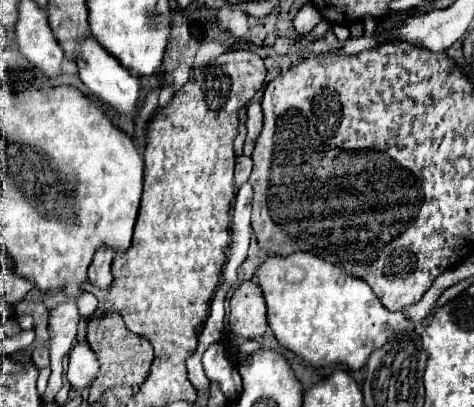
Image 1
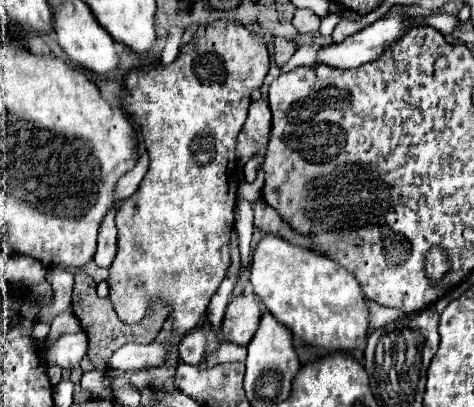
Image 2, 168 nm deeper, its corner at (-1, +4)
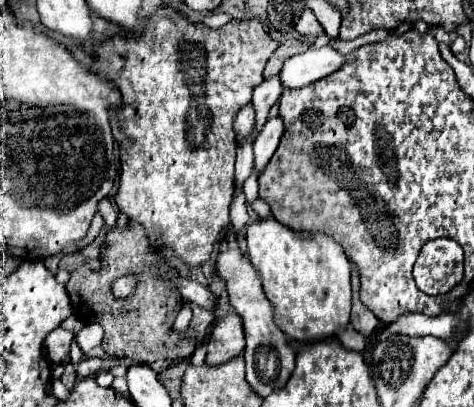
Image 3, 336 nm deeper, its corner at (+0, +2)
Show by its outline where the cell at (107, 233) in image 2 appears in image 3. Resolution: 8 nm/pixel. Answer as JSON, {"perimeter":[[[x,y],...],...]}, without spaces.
{"perimeter":[[[104,198],[102,202],[98,202],[98,212],[100,212],[100,216],[104,218],[106,228],[114,228],[118,210],[116,210],[116,206],[114,206],[114,202],[112,202],[110,198]]]}

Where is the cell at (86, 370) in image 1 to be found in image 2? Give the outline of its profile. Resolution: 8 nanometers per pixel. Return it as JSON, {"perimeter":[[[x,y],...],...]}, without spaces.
{"perimeter":[[[83,330],[75,334],[63,334],[59,340],[47,346],[47,364],[57,364],[61,368],[79,368],[83,356],[87,354],[87,336]]]}

